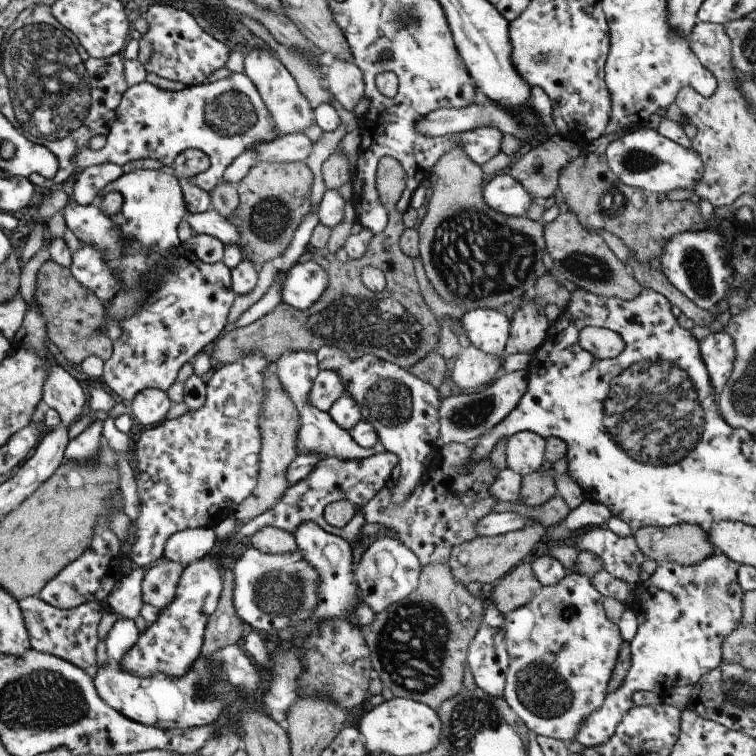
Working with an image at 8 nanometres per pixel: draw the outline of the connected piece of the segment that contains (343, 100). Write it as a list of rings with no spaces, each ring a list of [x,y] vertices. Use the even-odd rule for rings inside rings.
[[[334,61],[325,68],[326,84],[334,98],[349,111],[365,98],[365,82],[360,67],[353,61]]]

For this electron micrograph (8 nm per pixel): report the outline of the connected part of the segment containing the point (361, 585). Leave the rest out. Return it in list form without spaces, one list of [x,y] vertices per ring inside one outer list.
[[[376,539],[355,566],[356,581],[362,600],[367,602],[375,613],[383,611],[418,586],[421,568],[418,557],[400,539]]]

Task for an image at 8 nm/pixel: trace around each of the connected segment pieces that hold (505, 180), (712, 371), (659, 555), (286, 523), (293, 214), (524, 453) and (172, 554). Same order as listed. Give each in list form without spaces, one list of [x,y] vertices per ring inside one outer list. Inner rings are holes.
[[[509,174],[494,176],[483,192],[485,203],[490,208],[509,217],[526,215],[528,206],[535,201]]]
[[[719,330],[699,340],[700,352],[709,372],[712,386],[716,394],[722,390],[733,369],[736,356],[733,338]]]
[[[676,523],[669,527],[642,527],[633,536],[638,548],[645,554],[646,559],[654,559],[659,564],[671,562],[695,565],[716,552],[705,532],[706,530],[698,525]]]
[[[382,448],[378,453],[359,461],[343,461],[336,457],[324,457],[317,462],[317,465],[304,480],[288,487],[274,506],[265,510],[256,518],[245,522],[244,526],[240,528],[238,536],[252,536],[265,526],[275,526],[293,534],[298,525],[302,524],[302,521],[314,521],[326,532],[341,536],[351,544],[358,542],[358,540],[362,540],[360,529],[366,523],[364,513],[360,510],[380,490],[386,487],[386,483],[391,478],[390,474],[392,474],[392,470],[397,464],[399,464],[399,458],[394,453]],[[336,501],[348,501],[358,510],[345,527],[333,527],[324,518],[323,510],[330,503]]]
[[[302,161],[293,163],[256,162],[236,184],[239,203],[227,219],[238,229],[244,256],[258,268],[277,261],[290,246],[302,219],[311,211],[313,172]]]
[[[530,431],[513,434],[506,443],[507,468],[521,477],[546,466],[545,438]]]
[[[198,527],[174,533],[165,544],[163,558],[178,564],[189,565],[203,559],[217,548],[215,529]]]

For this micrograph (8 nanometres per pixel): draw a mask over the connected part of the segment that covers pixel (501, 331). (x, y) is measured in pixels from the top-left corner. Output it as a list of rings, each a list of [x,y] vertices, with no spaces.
[[[474,309],[460,319],[468,340],[477,349],[504,357],[510,320],[497,309]]]

